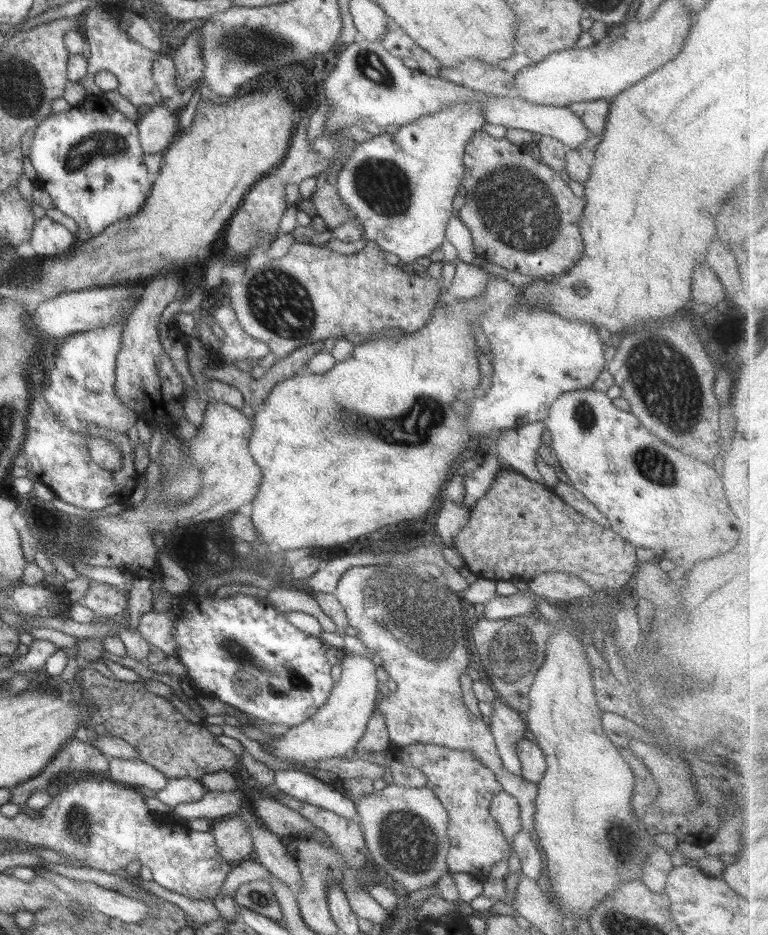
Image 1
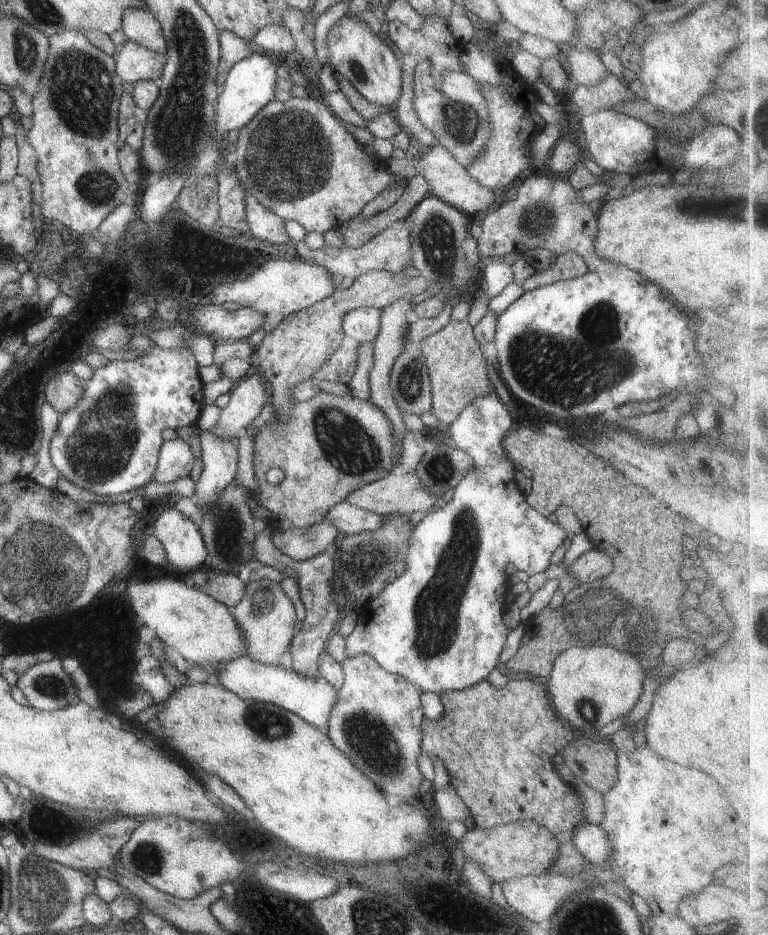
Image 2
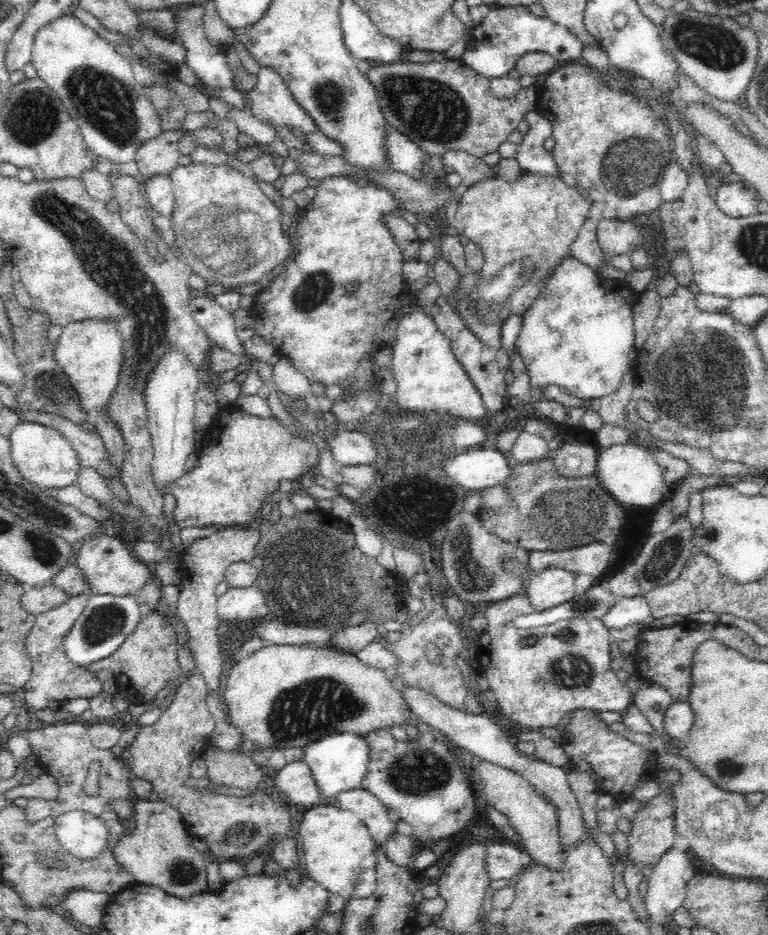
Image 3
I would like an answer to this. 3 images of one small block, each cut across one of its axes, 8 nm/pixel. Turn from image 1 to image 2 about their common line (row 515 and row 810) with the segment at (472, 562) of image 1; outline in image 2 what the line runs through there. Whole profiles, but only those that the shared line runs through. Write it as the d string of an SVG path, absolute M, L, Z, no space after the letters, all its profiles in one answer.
M527 676L508 681L504 688L496 688L484 679L470 688L441 692L439 697L444 712L438 720L422 720L421 752L428 758L437 757L442 761L450 776L449 785L470 808L476 828L486 830L512 822L537 822L558 842L558 858L554 858L554 864L548 868L547 875L576 878L586 860L572 842L572 832L580 824L586 823L586 820L576 790L560 778L552 757L561 753L576 738L577 732L555 712L545 682Z

